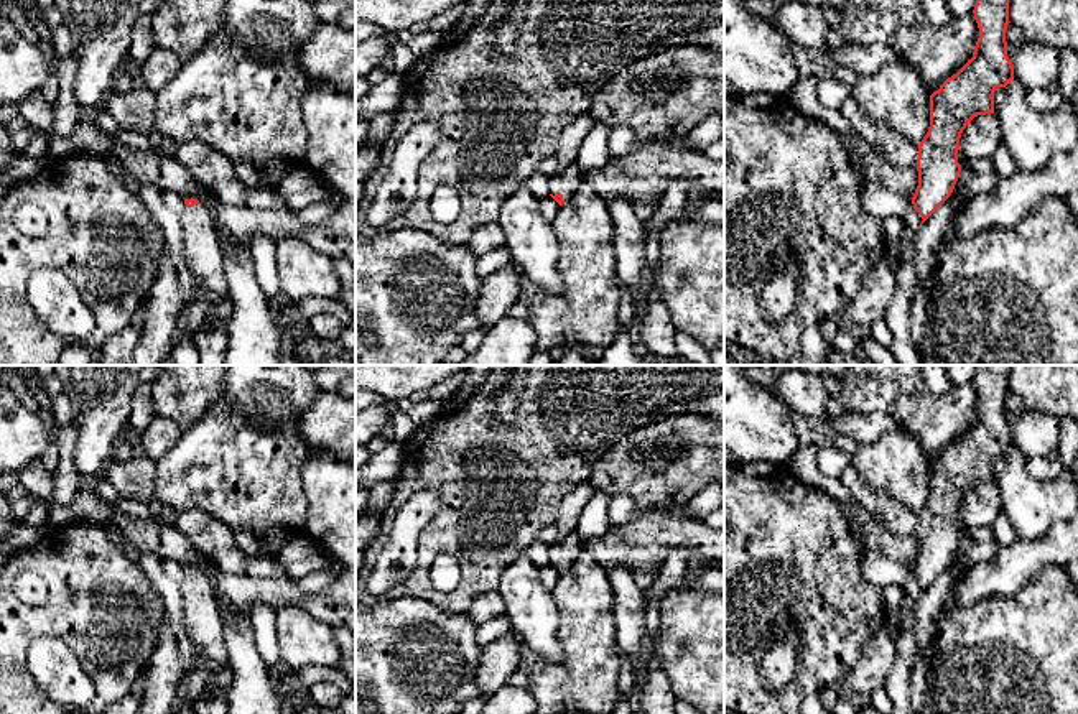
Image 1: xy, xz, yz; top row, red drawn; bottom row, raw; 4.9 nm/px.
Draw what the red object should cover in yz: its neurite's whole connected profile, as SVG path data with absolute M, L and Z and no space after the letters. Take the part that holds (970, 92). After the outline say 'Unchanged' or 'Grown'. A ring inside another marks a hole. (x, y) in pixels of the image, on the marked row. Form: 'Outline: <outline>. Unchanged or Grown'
Outline: M976 0L974 20L979 38L973 58L938 90L930 95L930 127L918 145L917 171L918 186L912 197L913 209L904 219L900 237L900 263L922 224L951 196L961 173L958 163L960 138L966 125L978 115L994 114L994 90L1014 81L1014 67L1007 56L1006 30L1009 21L1009 0Z. Grown

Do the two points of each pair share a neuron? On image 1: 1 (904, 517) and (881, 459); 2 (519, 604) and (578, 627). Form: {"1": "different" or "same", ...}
{"1": "different", "2": "different"}

